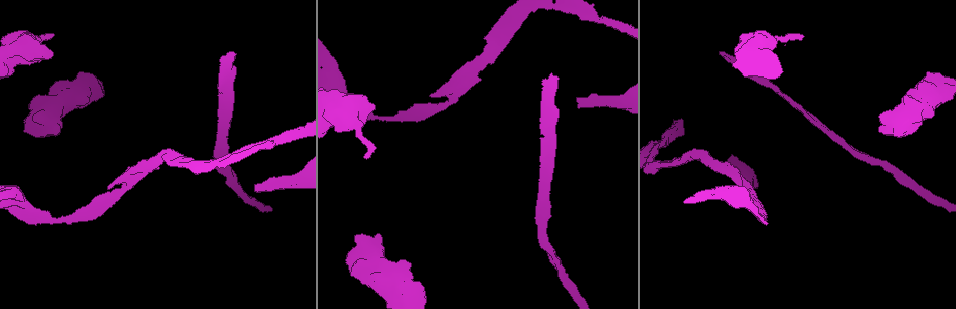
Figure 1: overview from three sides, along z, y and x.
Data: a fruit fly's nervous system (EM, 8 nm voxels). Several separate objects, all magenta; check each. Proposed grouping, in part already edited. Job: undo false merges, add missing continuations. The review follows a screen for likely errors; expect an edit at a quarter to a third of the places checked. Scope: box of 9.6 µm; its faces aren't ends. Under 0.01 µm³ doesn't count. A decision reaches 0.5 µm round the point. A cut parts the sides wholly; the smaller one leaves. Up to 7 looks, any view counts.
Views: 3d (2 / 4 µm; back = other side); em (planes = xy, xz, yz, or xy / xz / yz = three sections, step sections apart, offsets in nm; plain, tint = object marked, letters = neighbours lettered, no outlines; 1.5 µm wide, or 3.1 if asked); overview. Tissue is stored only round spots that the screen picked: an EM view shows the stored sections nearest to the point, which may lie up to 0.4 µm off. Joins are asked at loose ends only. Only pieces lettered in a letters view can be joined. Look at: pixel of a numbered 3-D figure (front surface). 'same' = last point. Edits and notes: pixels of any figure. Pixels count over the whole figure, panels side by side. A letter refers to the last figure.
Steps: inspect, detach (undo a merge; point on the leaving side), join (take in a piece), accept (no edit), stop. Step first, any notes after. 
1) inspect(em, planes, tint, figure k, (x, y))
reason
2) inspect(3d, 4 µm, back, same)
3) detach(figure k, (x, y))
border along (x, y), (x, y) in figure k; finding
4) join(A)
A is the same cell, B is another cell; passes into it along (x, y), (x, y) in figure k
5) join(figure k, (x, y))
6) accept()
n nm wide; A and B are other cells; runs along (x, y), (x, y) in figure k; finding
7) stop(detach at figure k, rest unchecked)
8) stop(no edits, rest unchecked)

inspect(em, yz, step 8, letters, figure 1, (254, 185))
an open end

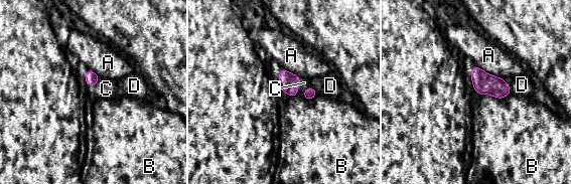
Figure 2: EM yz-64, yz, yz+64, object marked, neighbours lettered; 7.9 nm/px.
join(C)
C is the same cell, A, B and D are other cells; passes into it along (289, 82), (299, 84), (304, 82) in figure 2; the cell continues

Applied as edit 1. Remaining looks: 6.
inspect(em, xy, step 8, tint, figure 1, (378, 233))
thick end

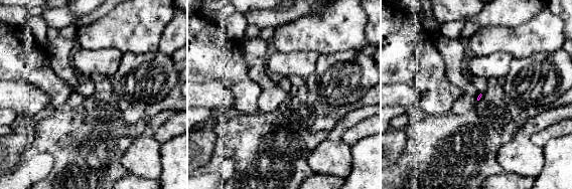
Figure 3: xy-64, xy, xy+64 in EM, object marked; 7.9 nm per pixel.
inspect(em, xz, step 4, letters, same)
another direction

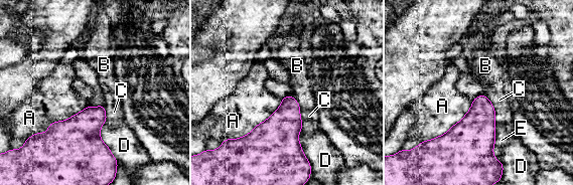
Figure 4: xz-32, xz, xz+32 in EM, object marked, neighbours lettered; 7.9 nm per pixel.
accept()
A, B, C, D and E are other cells; border along (293, 96), (299, 105) in figure 4; no lettered piece goes on from it

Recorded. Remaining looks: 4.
stop(join at figure 2, rest unchecked)

